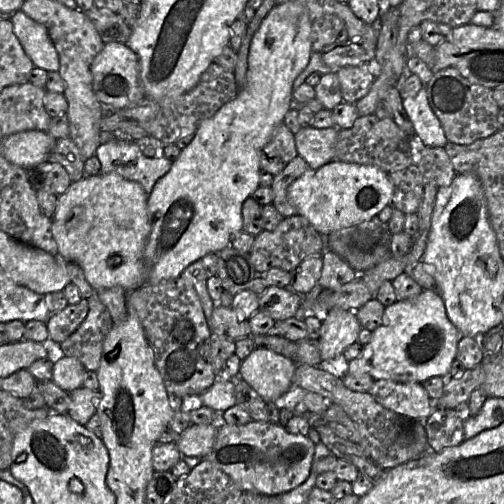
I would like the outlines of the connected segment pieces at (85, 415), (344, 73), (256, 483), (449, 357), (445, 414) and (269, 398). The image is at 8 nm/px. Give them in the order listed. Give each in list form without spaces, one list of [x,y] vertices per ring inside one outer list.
[[[82,386],[75,390],[67,391],[66,393],[69,394],[68,405],[64,409],[53,411],[53,413],[63,414],[85,425],[97,413],[97,408],[102,398],[101,392]]]
[[[372,64],[345,66],[336,70],[341,87],[343,102],[355,103],[370,90],[376,79]]]
[[[270,421],[242,425],[223,424],[217,429],[211,452],[204,458],[227,474],[245,493],[280,496],[304,483],[314,462],[315,444]]]
[[[438,289],[423,290],[421,294],[406,300],[397,300],[385,307],[382,324],[372,332],[369,343],[363,346],[360,355],[347,362],[345,373],[358,376],[370,374],[375,380],[391,380],[396,382],[419,382],[432,377],[446,378],[456,358],[457,345],[461,333],[448,318],[444,301]]]
[[[466,406],[454,409],[436,407],[423,421],[430,452],[440,452],[464,442],[464,421],[469,415]]]
[[[255,348],[240,366],[239,376],[266,403],[282,403],[293,387],[297,363],[271,350]]]

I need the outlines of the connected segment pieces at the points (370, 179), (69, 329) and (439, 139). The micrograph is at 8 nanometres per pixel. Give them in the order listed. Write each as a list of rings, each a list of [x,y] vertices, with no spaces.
[[[330,161],[317,170],[309,170],[296,179],[288,188],[288,198],[296,208],[296,215],[305,217],[322,236],[328,236],[338,230],[371,220],[383,208],[391,205],[393,194],[394,185],[387,172],[373,165],[344,161]]]
[[[87,299],[68,304],[62,311],[52,314],[46,321],[49,339],[60,344],[74,333],[88,314]]]
[[[424,86],[417,95],[404,98],[403,107],[413,125],[414,133],[423,145],[426,147],[444,147],[448,143],[443,127],[429,104]]]

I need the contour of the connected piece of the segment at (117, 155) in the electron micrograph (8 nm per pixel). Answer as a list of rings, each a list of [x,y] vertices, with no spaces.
[[[109,139],[96,150],[101,163],[100,174],[114,173],[140,183],[149,195],[159,178],[164,176],[173,161],[163,157],[150,158],[143,155],[138,145],[131,141]]]

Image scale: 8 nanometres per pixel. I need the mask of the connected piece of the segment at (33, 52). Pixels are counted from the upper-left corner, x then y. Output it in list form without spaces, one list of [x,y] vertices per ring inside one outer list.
[[[18,10],[10,18],[13,30],[35,67],[58,72],[60,63],[47,28]]]

